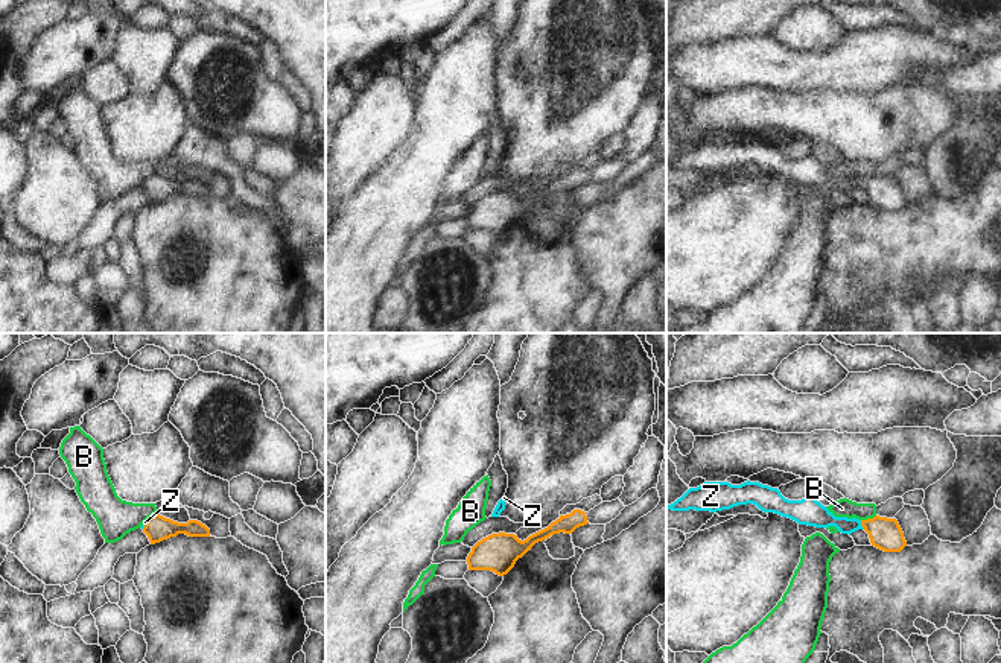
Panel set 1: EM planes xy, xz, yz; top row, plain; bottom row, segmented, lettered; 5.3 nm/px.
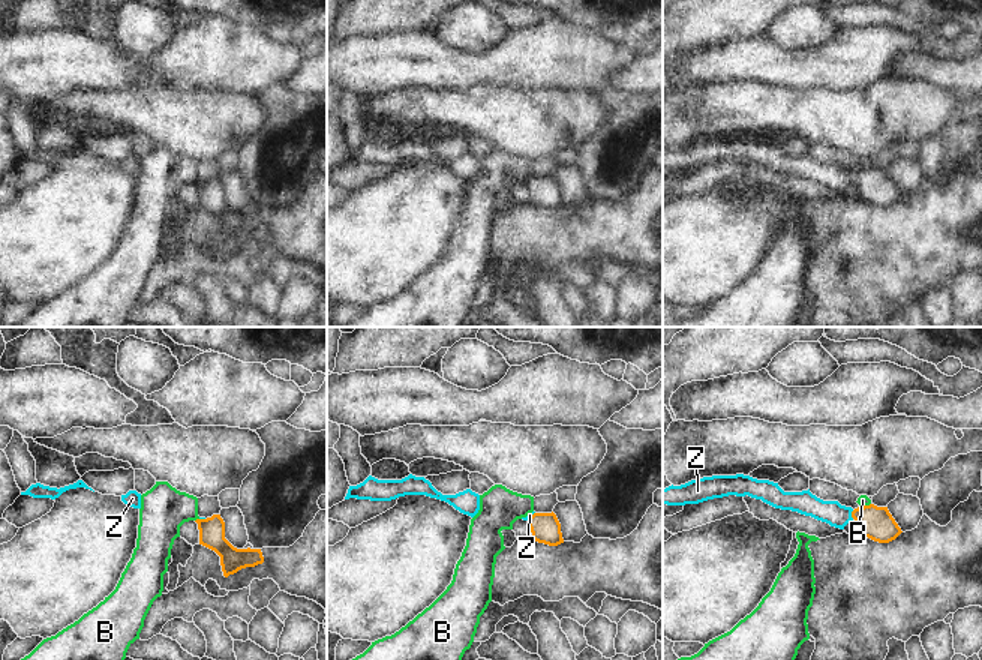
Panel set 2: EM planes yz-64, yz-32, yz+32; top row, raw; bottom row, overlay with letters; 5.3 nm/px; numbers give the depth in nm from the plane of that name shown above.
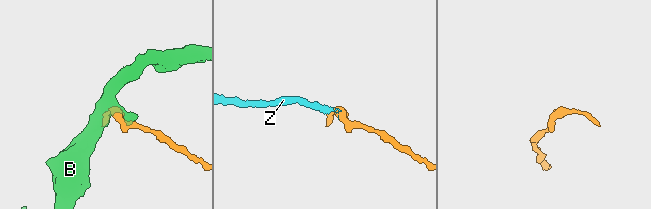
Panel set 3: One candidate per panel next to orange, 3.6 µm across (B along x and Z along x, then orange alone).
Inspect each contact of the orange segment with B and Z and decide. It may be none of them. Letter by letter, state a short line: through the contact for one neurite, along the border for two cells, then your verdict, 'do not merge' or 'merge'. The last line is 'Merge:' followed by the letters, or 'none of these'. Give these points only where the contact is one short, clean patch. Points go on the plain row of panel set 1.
B: line yz (875, 174), (861, 180); do not merge
Z: line yz (886, 193), (875, 186), (861, 184), (843, 184), (816, 174); merge
Merge: Z

